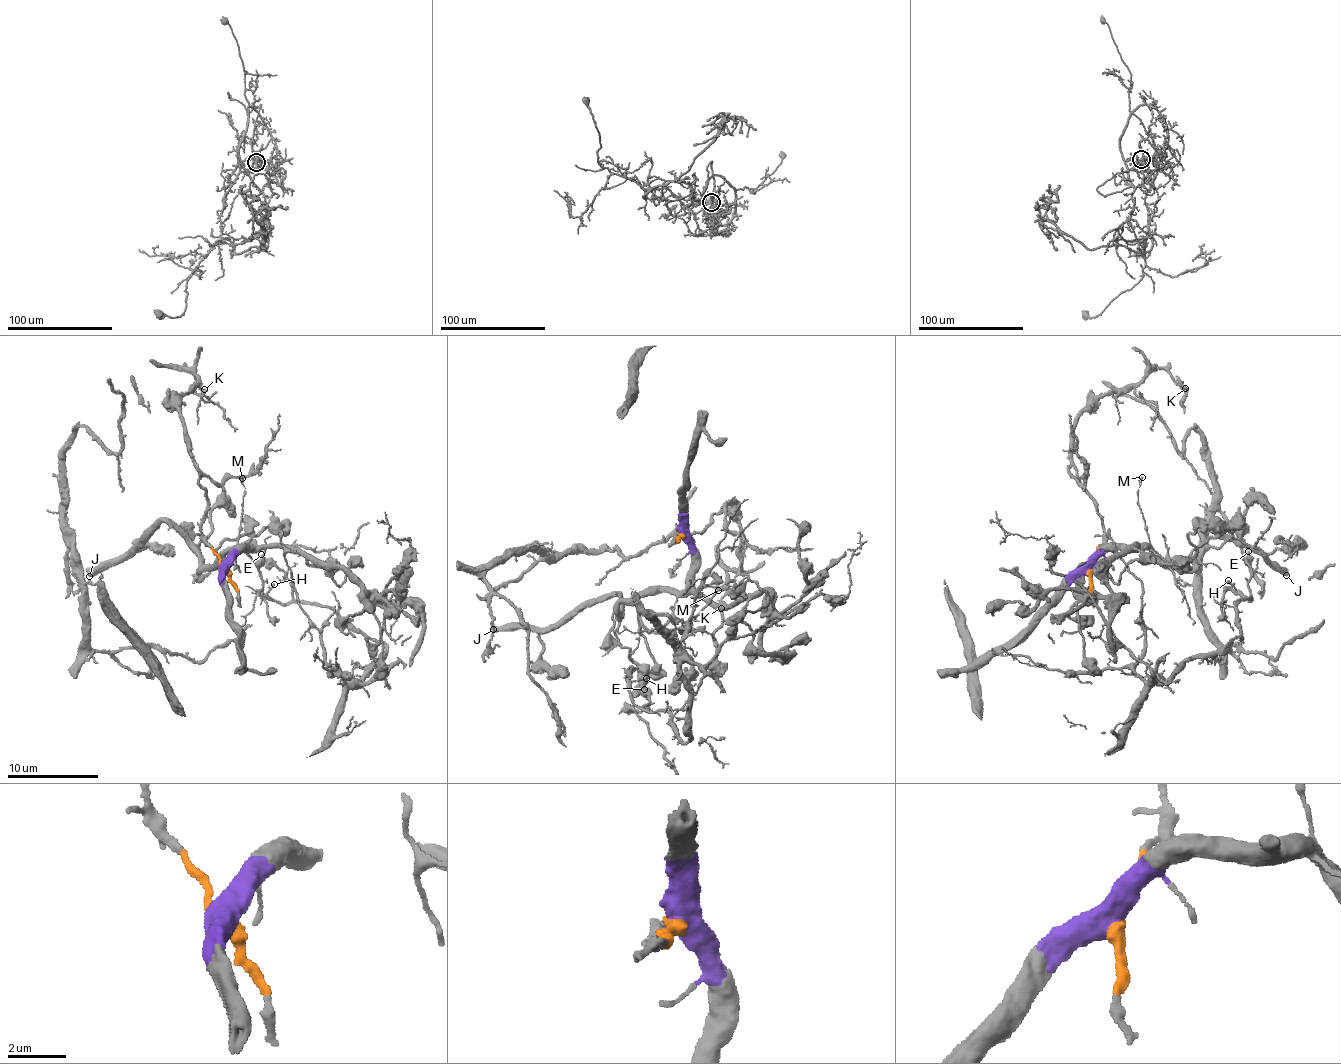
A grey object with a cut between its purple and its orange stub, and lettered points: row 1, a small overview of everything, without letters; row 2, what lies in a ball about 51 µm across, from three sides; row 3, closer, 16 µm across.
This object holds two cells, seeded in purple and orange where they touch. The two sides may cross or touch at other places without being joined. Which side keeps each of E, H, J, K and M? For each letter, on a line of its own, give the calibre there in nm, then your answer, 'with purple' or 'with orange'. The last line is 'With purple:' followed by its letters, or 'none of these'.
E: 180 nm thick; with purple
H: 140 nm thick; with purple
J: 500 nm thick; with purple
K: 100 nm thick; with orange
M: 140 nm thick; with purple
With purple: E, H, J, M

